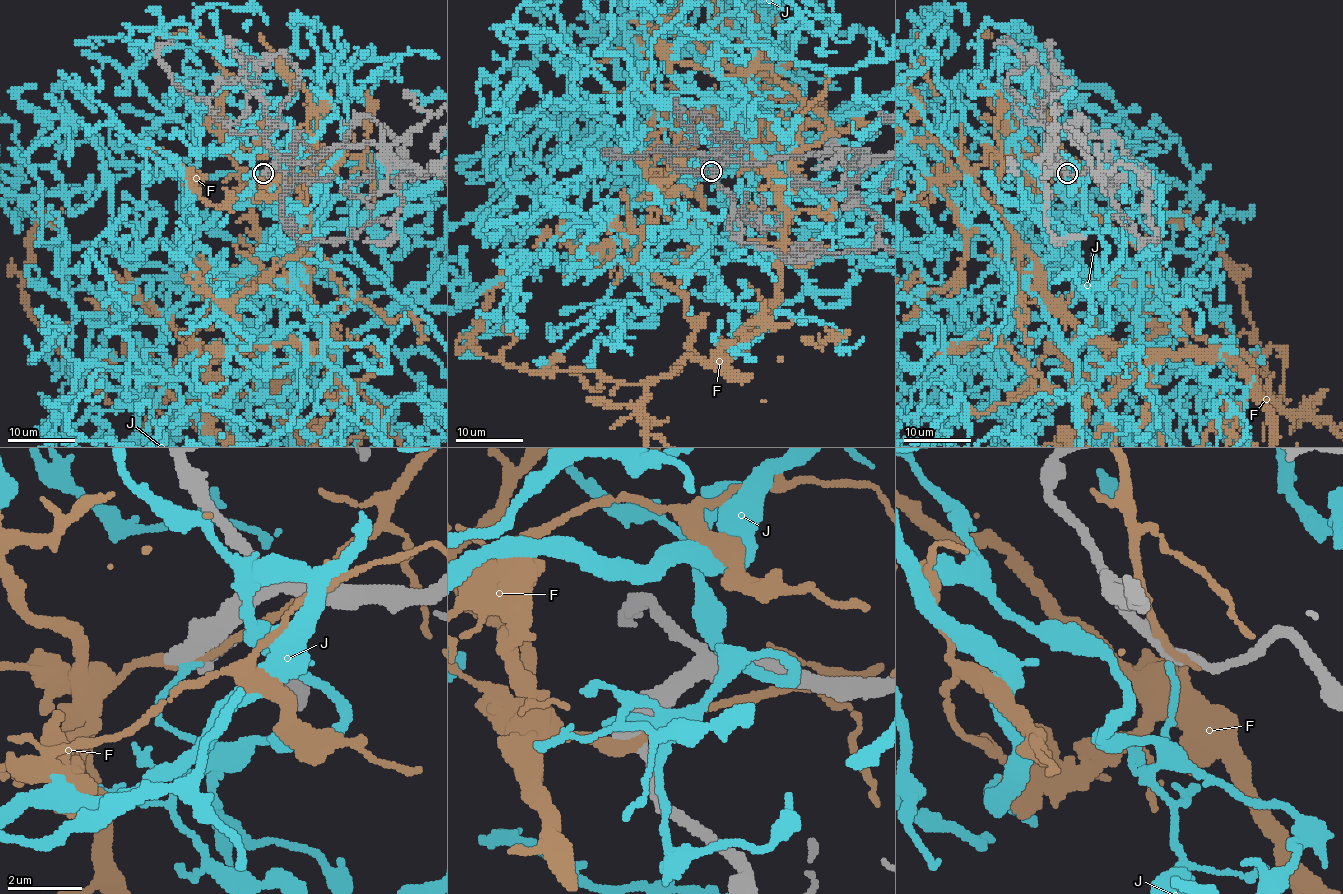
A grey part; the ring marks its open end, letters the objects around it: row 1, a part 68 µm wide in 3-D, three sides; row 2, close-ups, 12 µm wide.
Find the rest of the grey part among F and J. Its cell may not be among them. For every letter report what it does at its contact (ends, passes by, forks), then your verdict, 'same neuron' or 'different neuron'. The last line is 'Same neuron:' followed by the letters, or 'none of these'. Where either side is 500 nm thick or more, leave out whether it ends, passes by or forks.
F: it passes by; different neuron
J: it ends; different neuron
Same neuron: none of these

